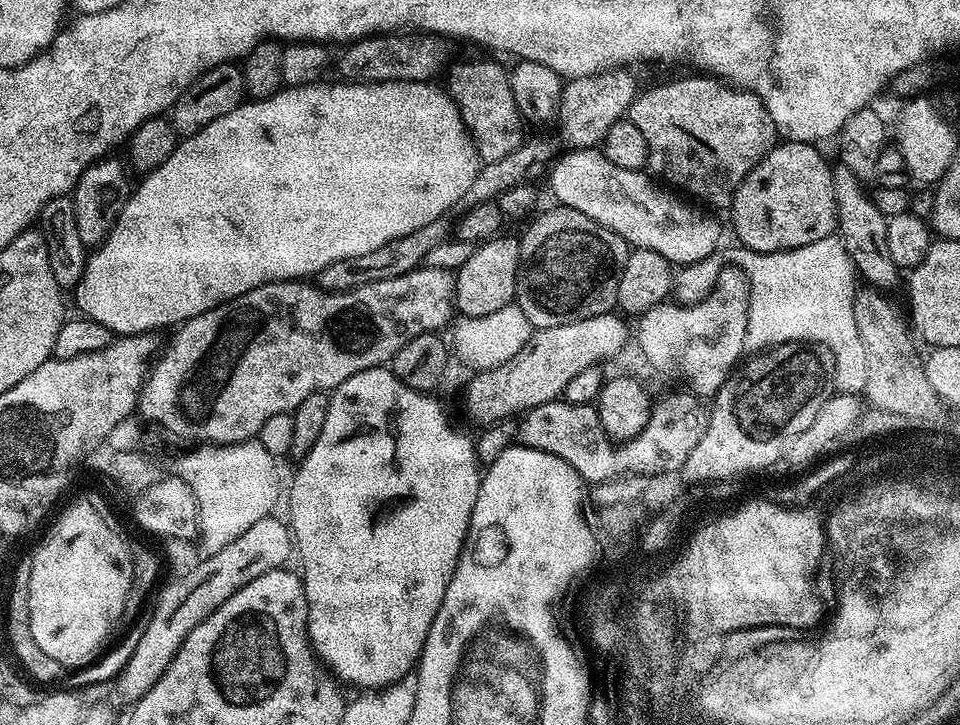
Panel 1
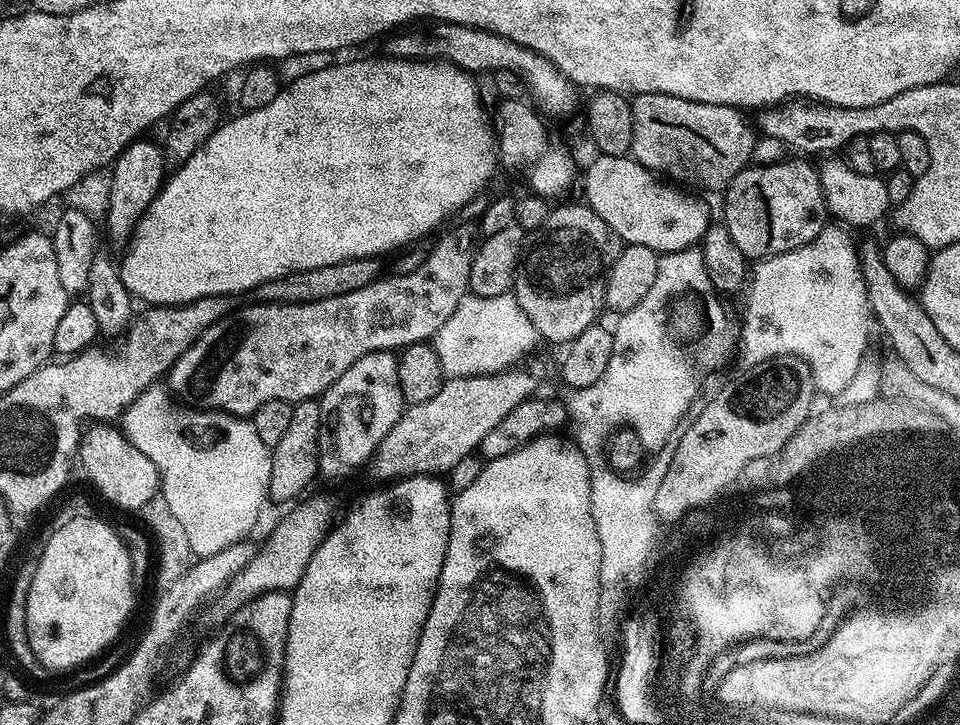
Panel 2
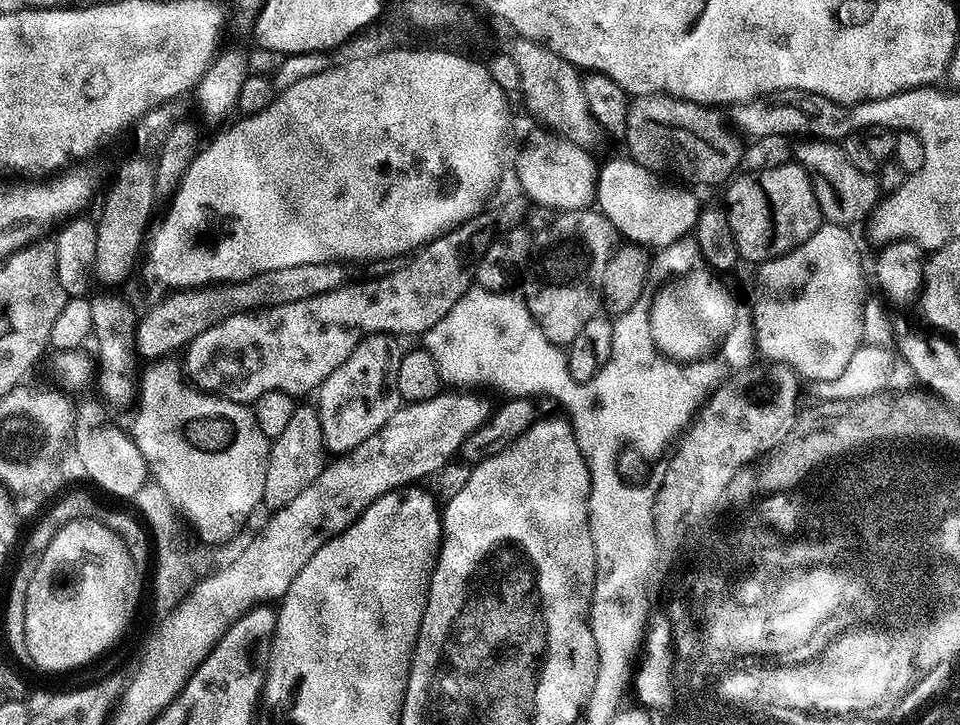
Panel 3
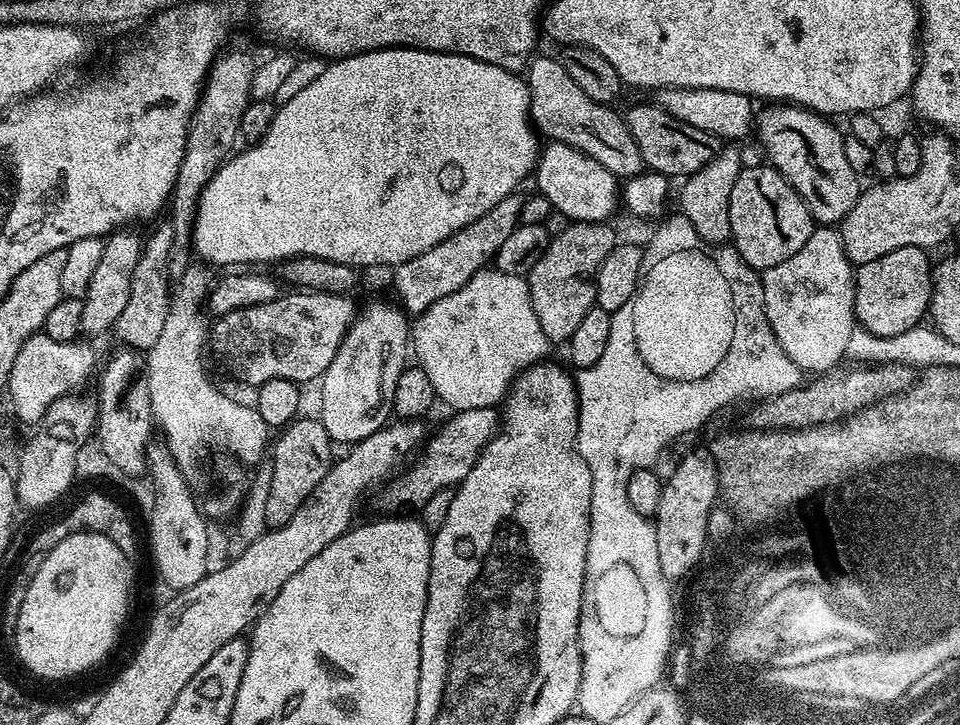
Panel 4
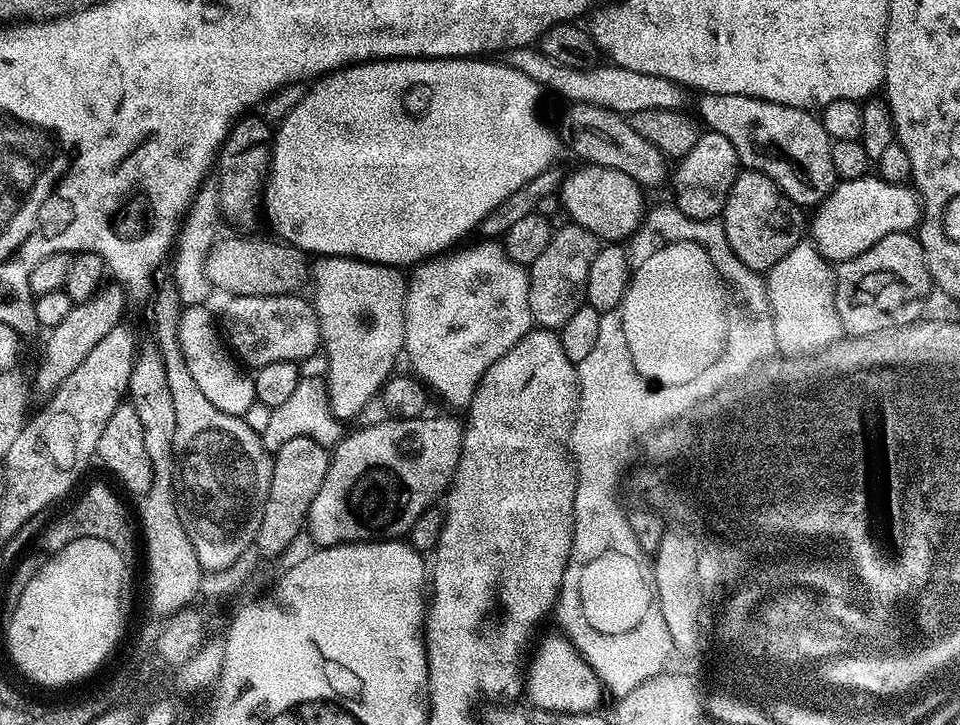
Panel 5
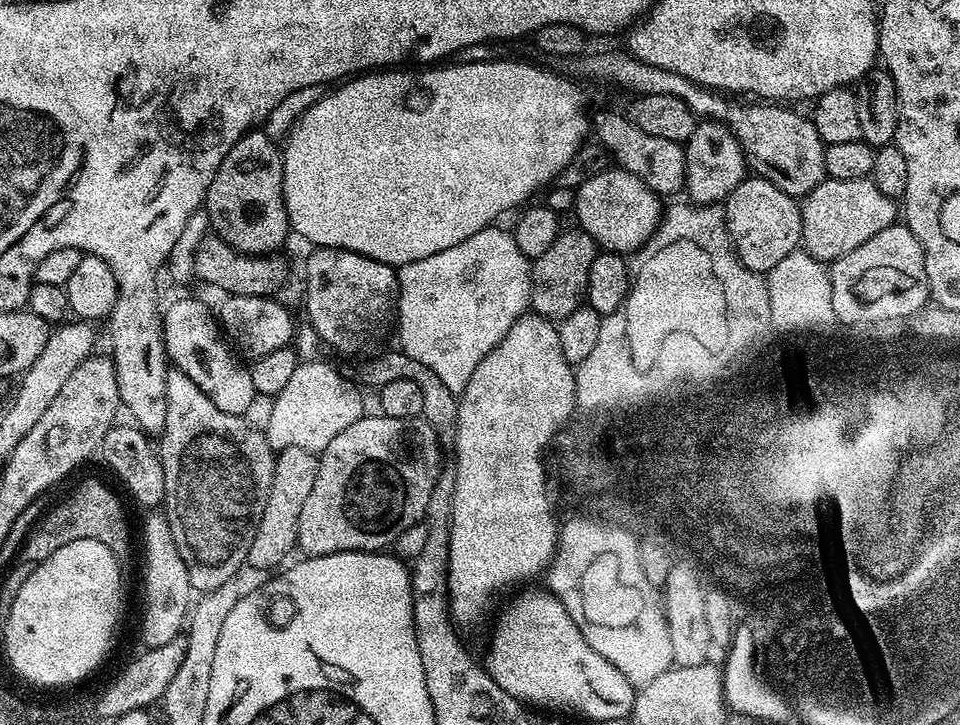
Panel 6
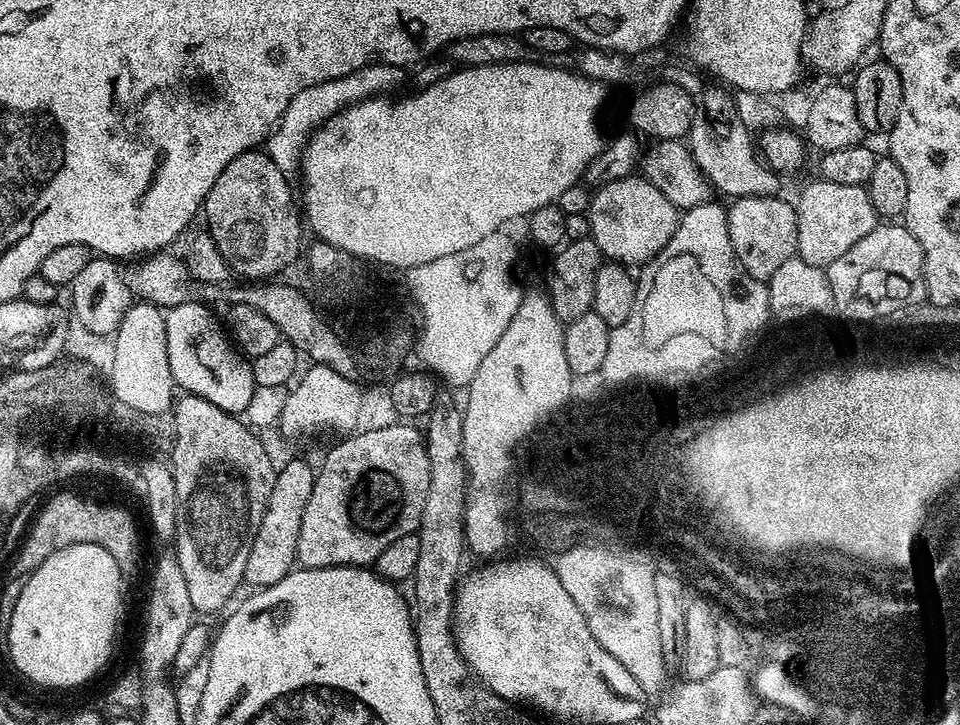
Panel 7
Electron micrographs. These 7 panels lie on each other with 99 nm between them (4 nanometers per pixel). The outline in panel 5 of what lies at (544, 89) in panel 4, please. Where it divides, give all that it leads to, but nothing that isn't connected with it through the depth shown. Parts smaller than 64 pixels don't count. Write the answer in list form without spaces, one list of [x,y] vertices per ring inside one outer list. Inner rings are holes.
[[[569,103],[564,117],[560,120],[558,136],[561,141],[568,143],[568,148],[585,164],[597,164],[614,170],[622,170],[622,174],[630,174],[642,186],[660,184],[664,175],[669,175],[666,157],[660,153],[658,146],[646,142],[628,124],[623,115],[588,104]]]

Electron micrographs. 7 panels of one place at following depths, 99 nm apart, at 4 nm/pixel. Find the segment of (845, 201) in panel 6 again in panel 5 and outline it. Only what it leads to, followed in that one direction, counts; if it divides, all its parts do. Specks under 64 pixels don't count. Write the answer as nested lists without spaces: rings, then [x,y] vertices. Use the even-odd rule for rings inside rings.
[[[907,183],[895,185],[896,204],[832,204],[825,202],[815,209],[816,217],[810,220],[810,240],[816,248],[830,262],[839,262],[858,258],[858,254],[866,254],[870,246],[882,242],[895,232],[912,232],[922,220],[922,200]]]

